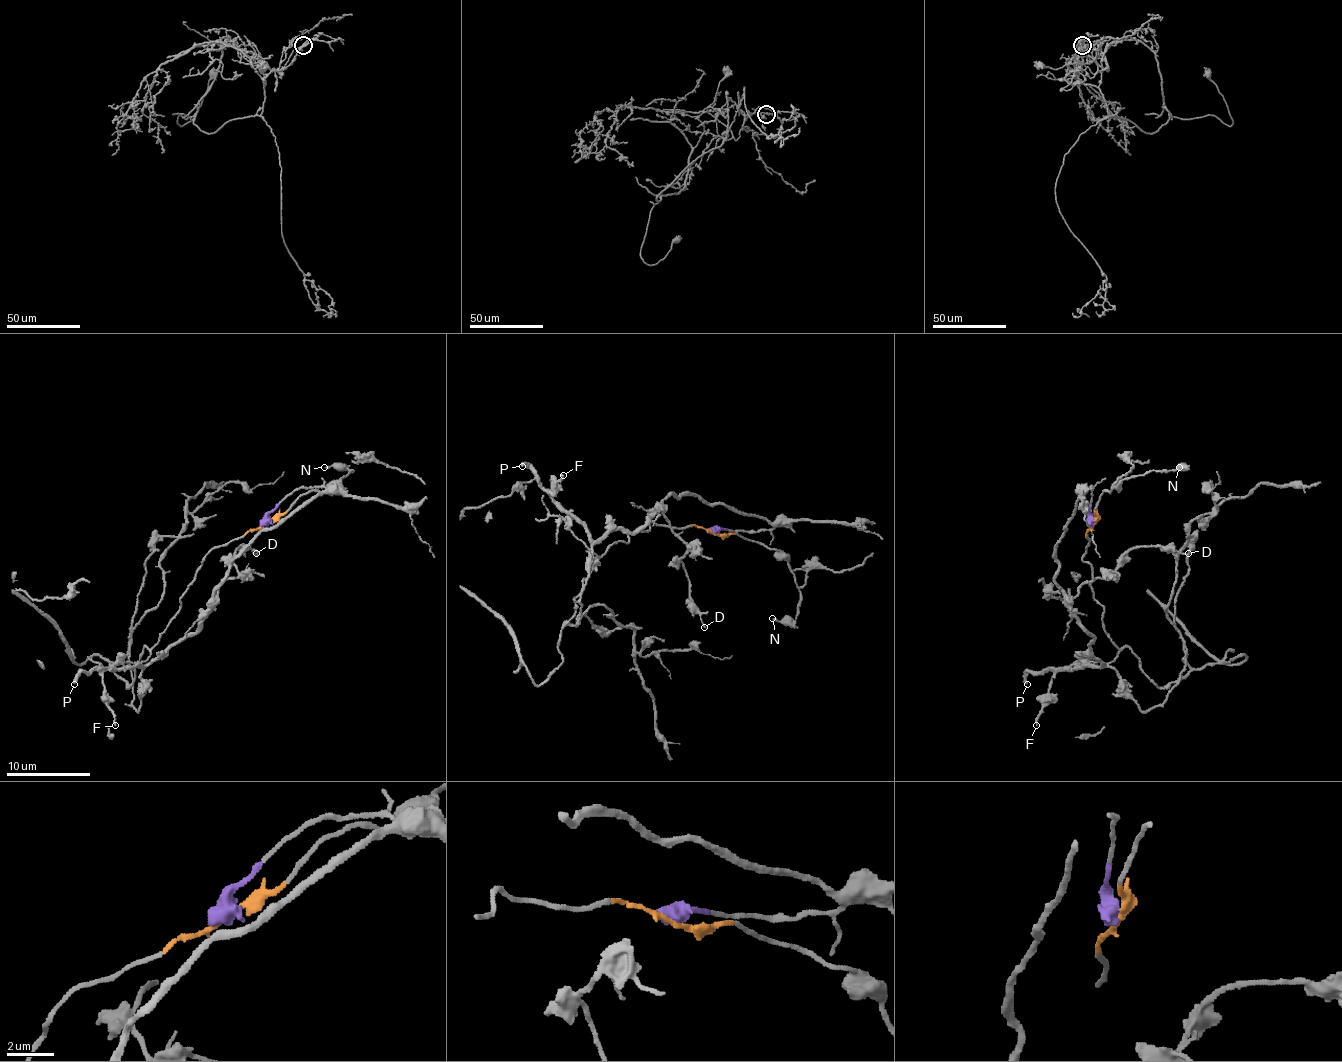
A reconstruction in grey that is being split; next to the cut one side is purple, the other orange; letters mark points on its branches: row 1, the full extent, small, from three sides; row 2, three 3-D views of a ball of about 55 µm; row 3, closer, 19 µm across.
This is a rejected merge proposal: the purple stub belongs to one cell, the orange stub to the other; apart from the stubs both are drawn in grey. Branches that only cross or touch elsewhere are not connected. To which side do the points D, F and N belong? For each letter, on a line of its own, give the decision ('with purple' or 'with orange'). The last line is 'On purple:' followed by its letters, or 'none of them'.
D: with purple
F: with purple
N: with orange
On purple: D, F

